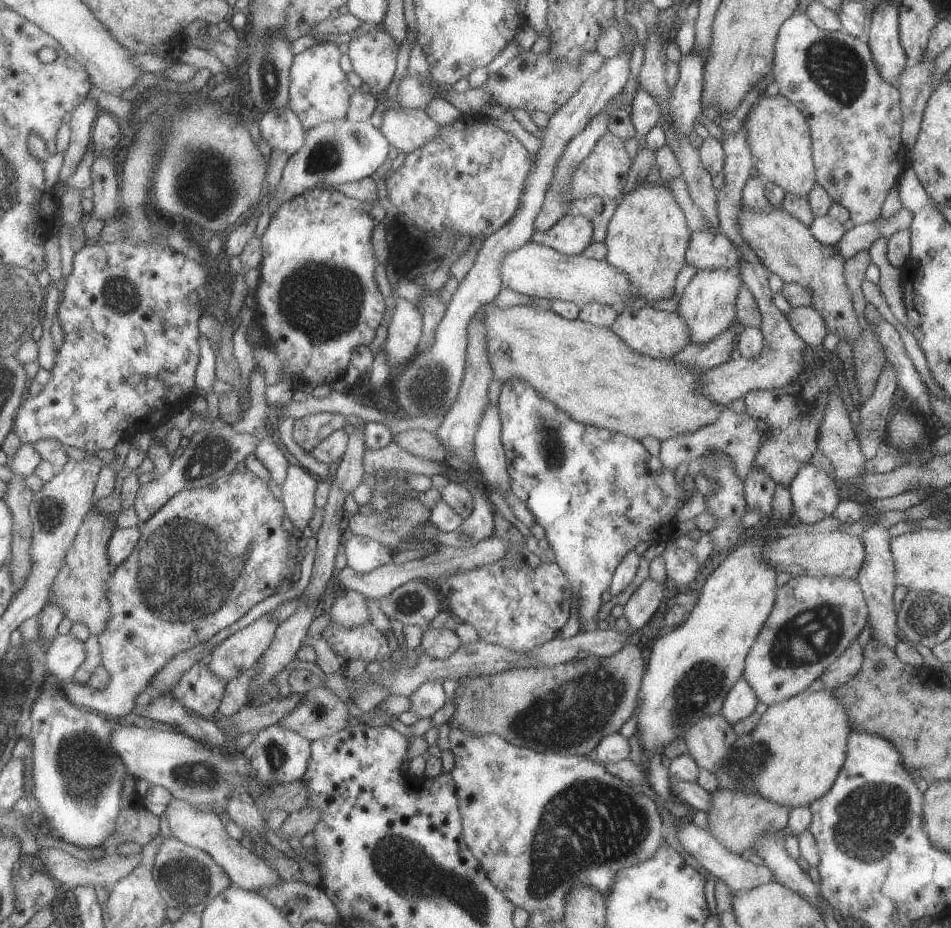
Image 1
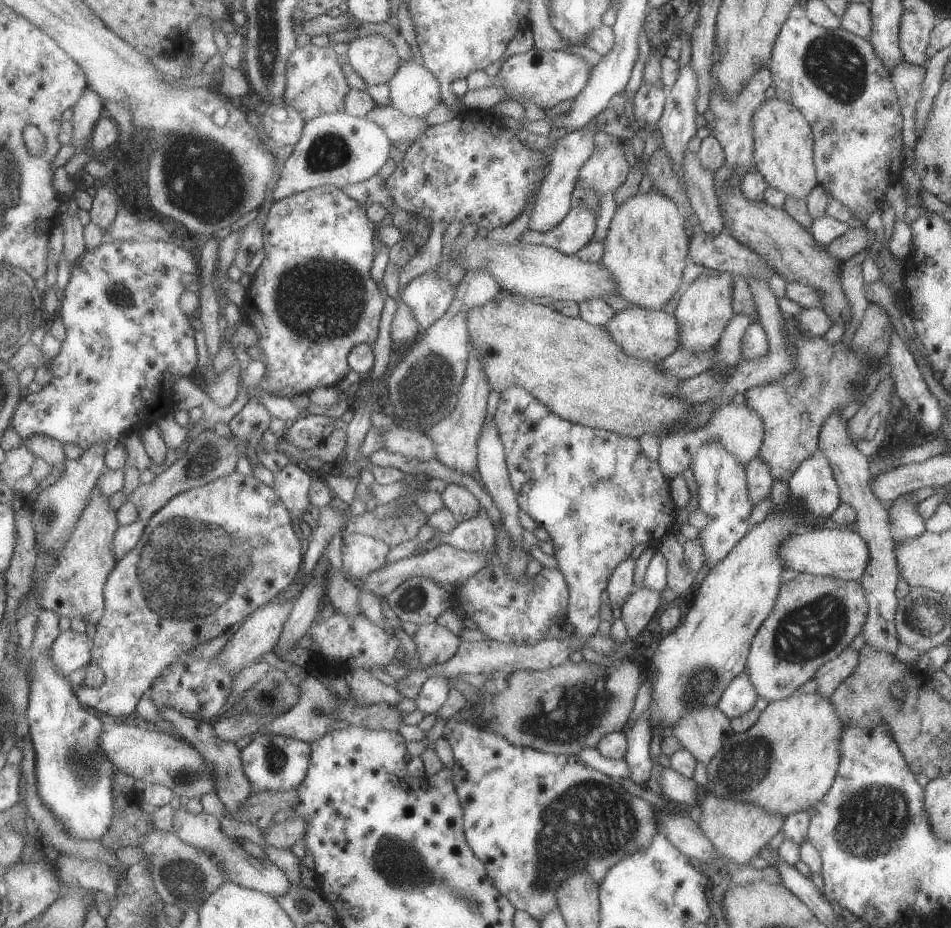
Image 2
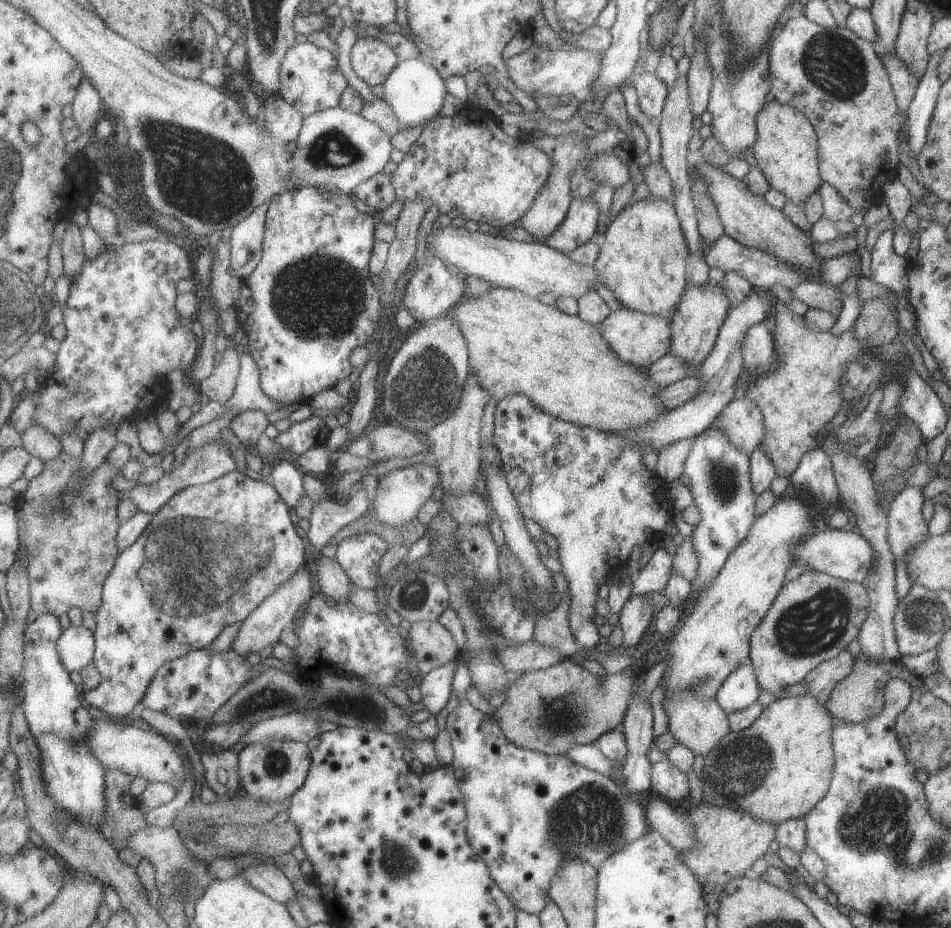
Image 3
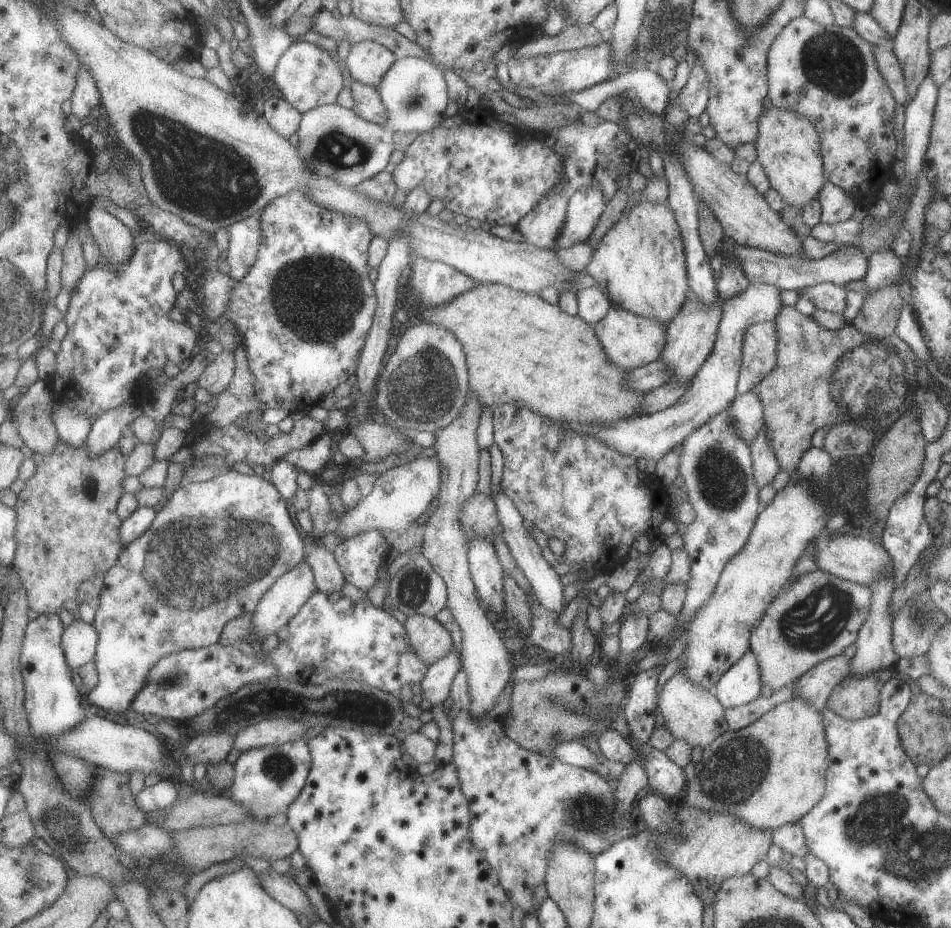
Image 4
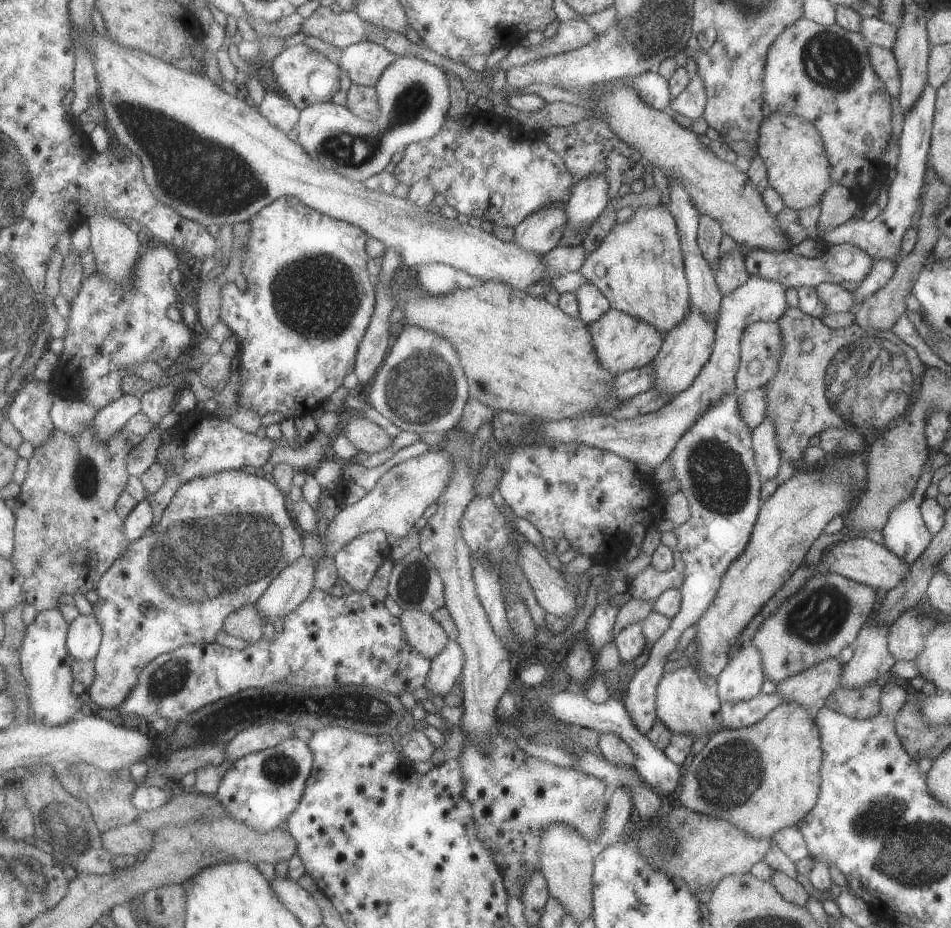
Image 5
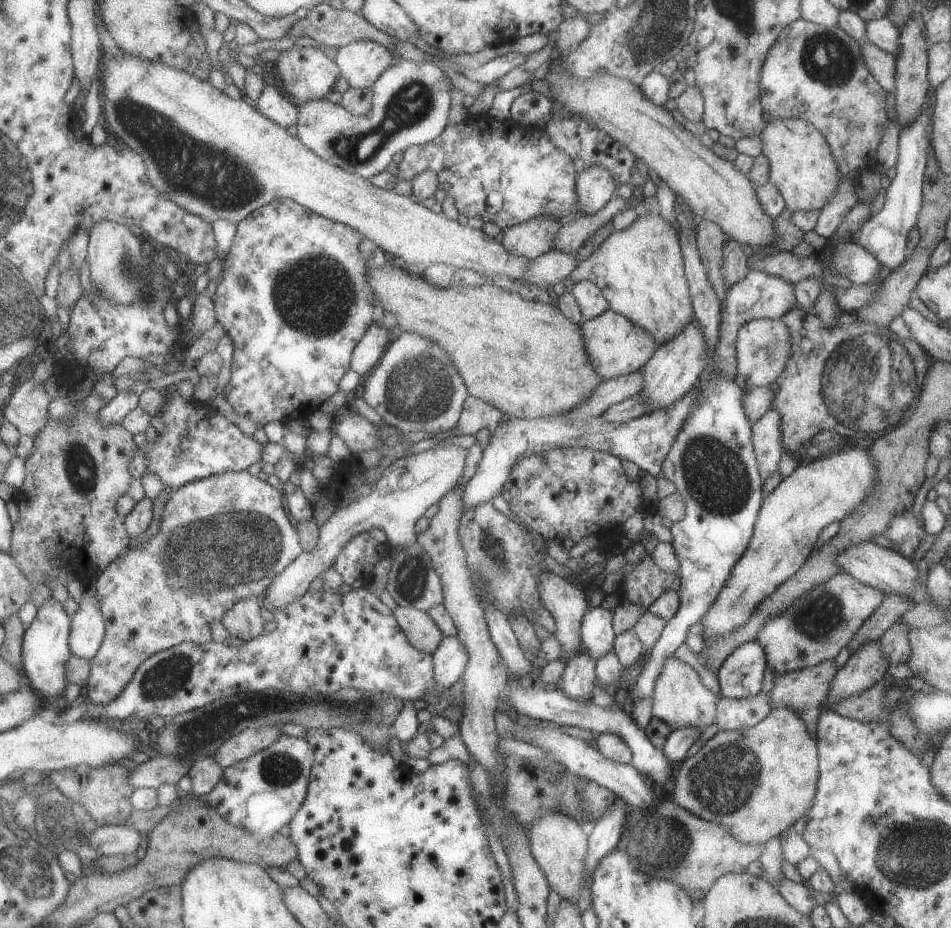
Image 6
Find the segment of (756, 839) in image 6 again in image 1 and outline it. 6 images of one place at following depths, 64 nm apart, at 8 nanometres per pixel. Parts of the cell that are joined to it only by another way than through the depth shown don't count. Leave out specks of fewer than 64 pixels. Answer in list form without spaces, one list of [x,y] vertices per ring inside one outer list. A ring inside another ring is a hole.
[[[805,689],[787,700],[770,704],[750,733],[736,737],[730,754],[713,773],[716,777],[715,785],[717,789],[755,791],[771,803],[779,803],[790,810],[796,806],[808,806],[829,790],[841,770],[846,759],[846,742],[850,732],[849,715],[832,692]]]

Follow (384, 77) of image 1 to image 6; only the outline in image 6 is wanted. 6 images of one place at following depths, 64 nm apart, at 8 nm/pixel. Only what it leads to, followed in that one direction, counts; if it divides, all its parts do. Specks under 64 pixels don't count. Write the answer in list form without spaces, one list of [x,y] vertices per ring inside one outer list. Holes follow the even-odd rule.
[[[361,40],[336,49],[335,62],[351,88],[373,88],[397,61],[397,54],[379,42]]]

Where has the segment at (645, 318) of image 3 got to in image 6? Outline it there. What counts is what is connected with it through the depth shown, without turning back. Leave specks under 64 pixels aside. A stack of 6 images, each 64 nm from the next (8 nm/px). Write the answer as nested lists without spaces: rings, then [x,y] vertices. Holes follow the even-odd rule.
[[[610,309],[600,316],[585,320],[581,325],[581,332],[585,338],[589,364],[593,366],[593,370],[602,381],[639,371],[648,363],[649,358],[657,349],[657,345],[643,328],[632,324],[627,317]]]

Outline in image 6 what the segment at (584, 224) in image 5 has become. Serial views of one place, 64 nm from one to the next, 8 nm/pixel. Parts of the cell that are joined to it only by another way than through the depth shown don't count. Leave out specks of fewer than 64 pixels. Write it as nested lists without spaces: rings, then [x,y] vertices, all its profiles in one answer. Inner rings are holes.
[[[591,164],[577,178],[577,196],[581,200],[579,217],[591,216],[601,210],[615,195],[613,174],[599,164]]]

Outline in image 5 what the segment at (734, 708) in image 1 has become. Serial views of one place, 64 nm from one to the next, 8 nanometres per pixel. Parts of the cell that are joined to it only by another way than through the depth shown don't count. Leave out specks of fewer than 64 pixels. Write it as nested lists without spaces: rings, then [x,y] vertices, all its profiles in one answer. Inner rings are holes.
[[[743,644],[714,679],[714,692],[720,702],[742,702],[760,694],[763,684],[761,654],[750,644]]]

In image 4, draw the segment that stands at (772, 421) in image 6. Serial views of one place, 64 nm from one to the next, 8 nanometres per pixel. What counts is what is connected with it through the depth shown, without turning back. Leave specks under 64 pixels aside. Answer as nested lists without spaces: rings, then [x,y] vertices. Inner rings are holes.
[[[765,426],[753,438],[750,452],[753,464],[753,478],[755,478],[757,488],[761,489],[763,486],[772,483],[777,472],[780,472],[779,464],[775,460],[775,454],[771,450],[771,444],[767,440],[767,428]]]

